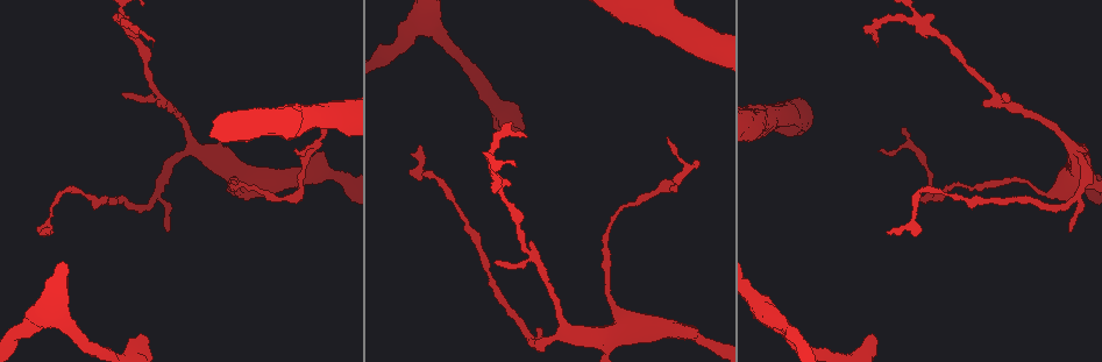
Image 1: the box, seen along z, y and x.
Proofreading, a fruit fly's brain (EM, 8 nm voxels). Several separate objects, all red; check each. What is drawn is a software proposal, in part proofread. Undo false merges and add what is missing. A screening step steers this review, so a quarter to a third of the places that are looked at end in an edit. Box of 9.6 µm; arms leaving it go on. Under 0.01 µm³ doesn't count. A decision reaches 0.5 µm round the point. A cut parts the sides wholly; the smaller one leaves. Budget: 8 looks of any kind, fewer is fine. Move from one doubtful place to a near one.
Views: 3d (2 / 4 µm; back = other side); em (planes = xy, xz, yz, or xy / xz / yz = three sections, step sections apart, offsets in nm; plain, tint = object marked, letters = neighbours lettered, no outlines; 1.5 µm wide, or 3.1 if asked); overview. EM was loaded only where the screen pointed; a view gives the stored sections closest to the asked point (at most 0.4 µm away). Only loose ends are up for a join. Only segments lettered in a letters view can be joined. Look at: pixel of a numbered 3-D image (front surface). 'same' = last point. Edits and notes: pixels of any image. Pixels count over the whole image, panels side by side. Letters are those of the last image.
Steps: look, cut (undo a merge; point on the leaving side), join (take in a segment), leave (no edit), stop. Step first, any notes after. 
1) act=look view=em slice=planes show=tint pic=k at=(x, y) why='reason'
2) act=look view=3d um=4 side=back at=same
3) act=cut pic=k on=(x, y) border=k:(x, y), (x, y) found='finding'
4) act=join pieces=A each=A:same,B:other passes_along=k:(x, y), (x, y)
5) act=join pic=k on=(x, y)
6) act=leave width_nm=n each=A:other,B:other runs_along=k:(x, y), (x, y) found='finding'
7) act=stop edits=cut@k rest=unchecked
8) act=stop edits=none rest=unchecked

act=look view=em slice=planes show=letters pic=1 at=(525, 136)

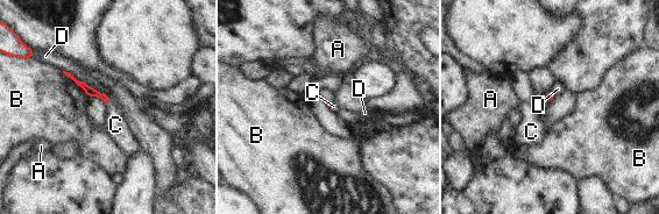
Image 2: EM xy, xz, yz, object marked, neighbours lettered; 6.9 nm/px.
act=join pieces=C longest_contact=D:340nm each=A:other,B:other,C:same,D:other passes_along=2:(91, 92), (108, 104), (115, 125) found='the cell continues'

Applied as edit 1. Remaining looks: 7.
act=look view=em slice=xy step=8 show=letters pic=1 at=(143, 337) why='branch stops here'

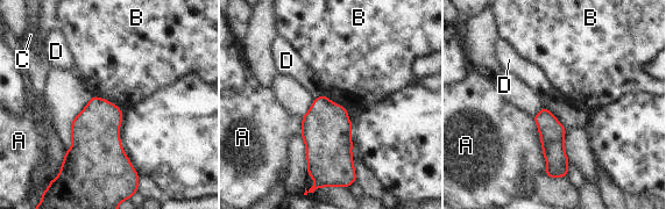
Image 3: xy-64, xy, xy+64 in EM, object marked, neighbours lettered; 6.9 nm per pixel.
act=leave each=A:other,B:other,C:other,D:other found='none of them fits'

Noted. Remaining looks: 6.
act=stop edits=join@2 rest=unchecked

